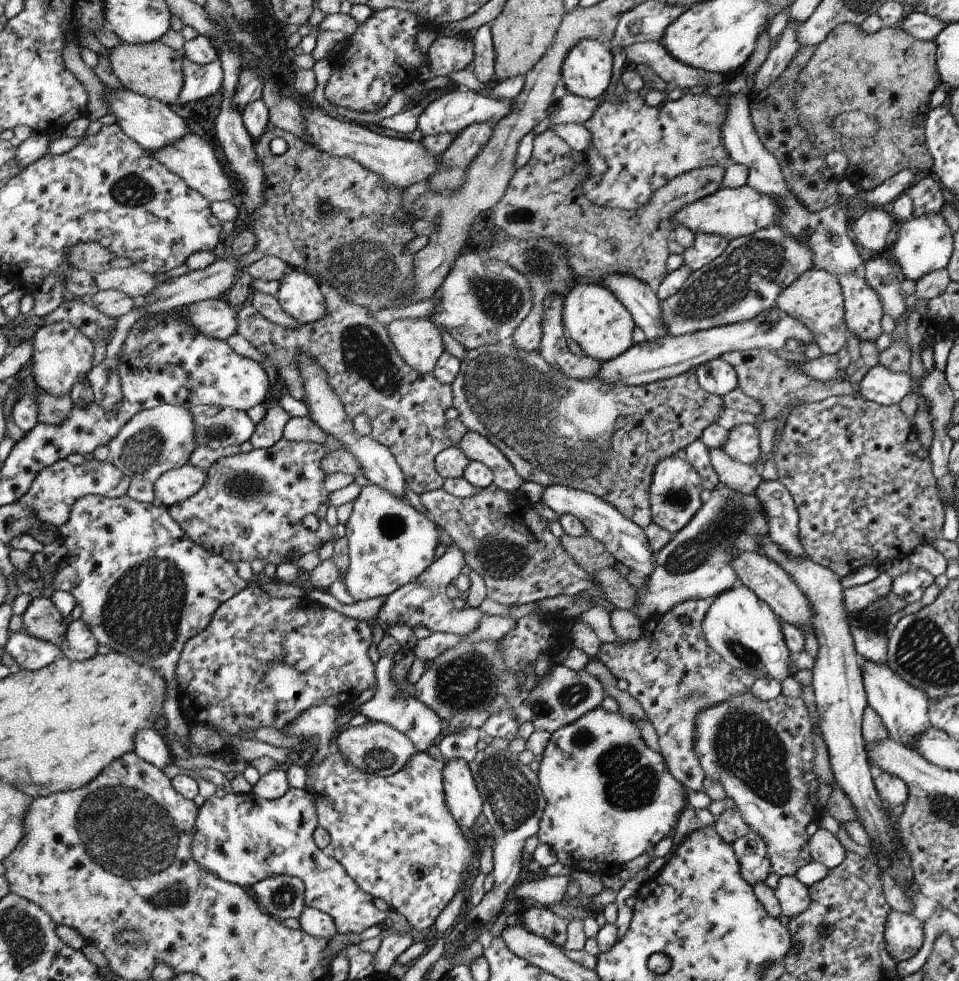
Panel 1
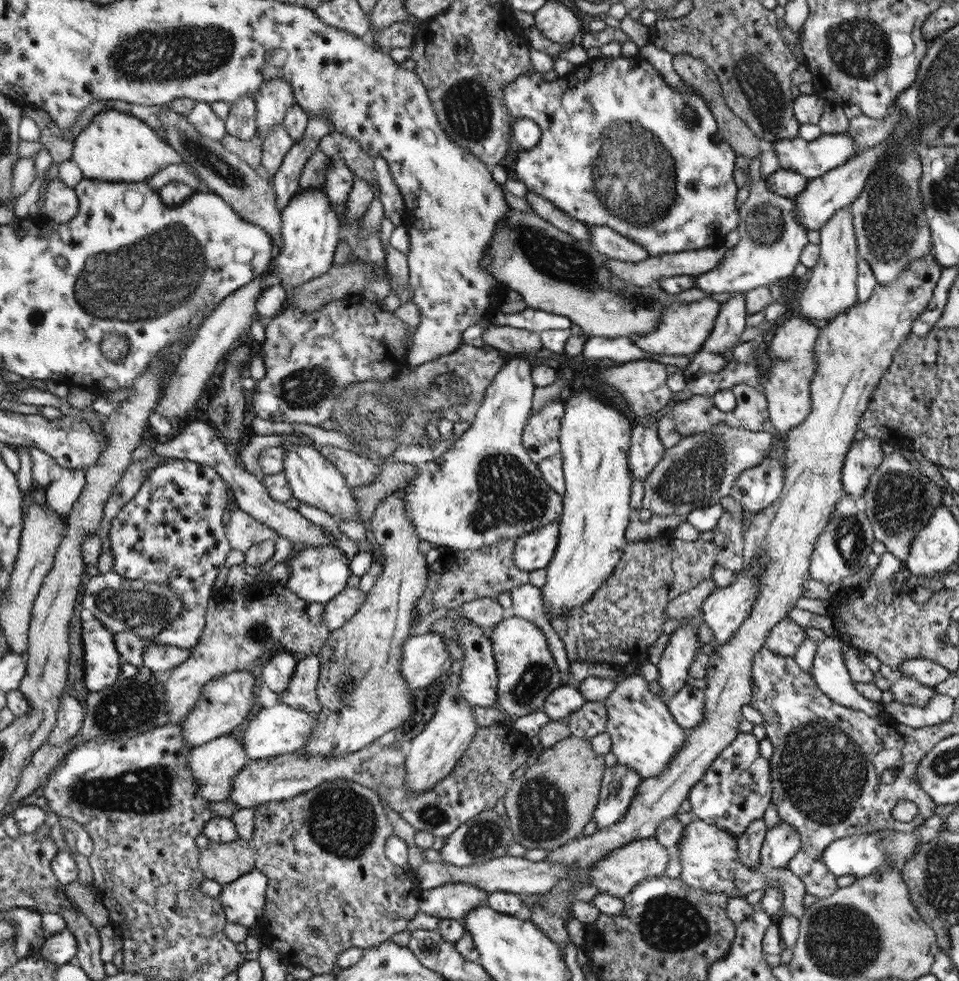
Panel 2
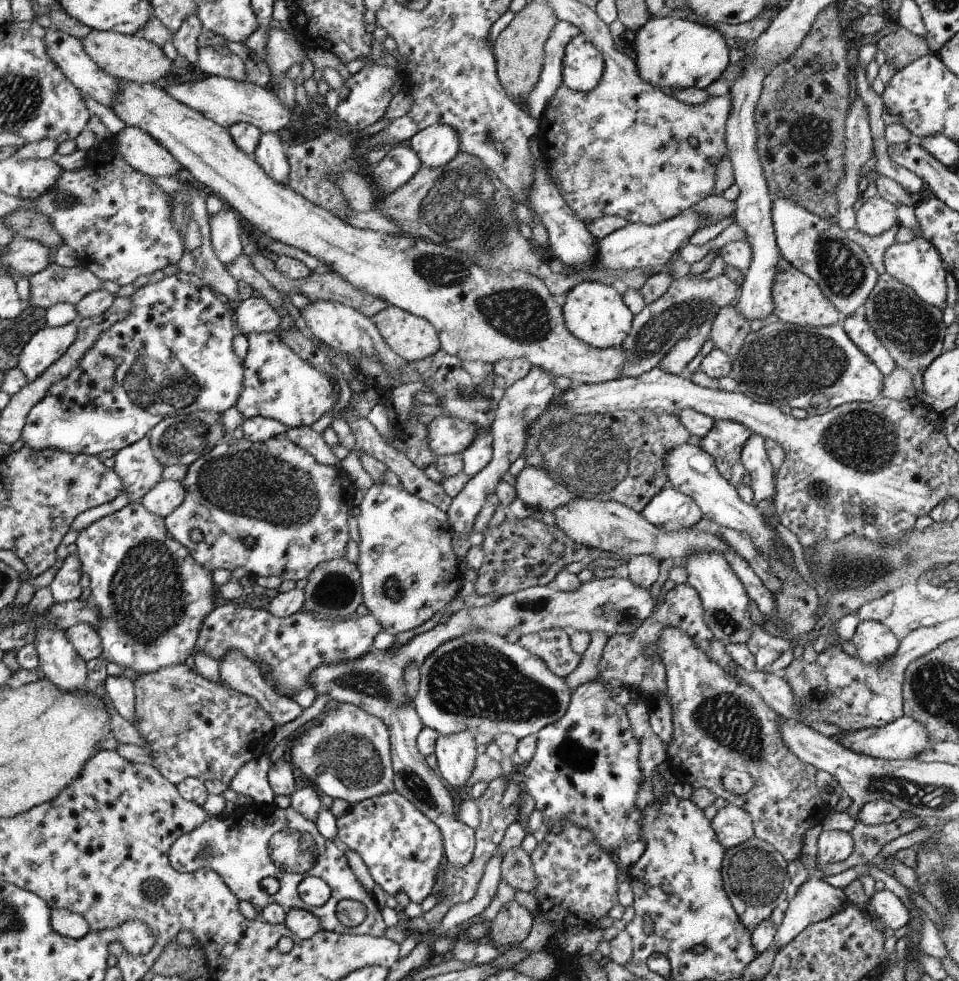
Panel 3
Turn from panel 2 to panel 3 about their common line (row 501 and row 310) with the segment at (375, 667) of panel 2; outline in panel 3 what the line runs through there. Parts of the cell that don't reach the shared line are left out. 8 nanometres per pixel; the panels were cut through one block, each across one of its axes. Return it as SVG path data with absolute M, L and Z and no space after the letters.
M387 305L372 319L390 348L407 362L424 360L441 348L430 322L397 306Z

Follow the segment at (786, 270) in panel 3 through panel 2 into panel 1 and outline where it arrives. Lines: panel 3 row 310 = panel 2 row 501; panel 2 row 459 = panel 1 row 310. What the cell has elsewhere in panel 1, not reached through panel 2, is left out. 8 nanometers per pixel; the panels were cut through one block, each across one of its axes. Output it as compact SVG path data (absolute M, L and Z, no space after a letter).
M811 269L790 284L777 299L777 308L805 325L823 354L842 353L849 338L839 278L823 269Z

